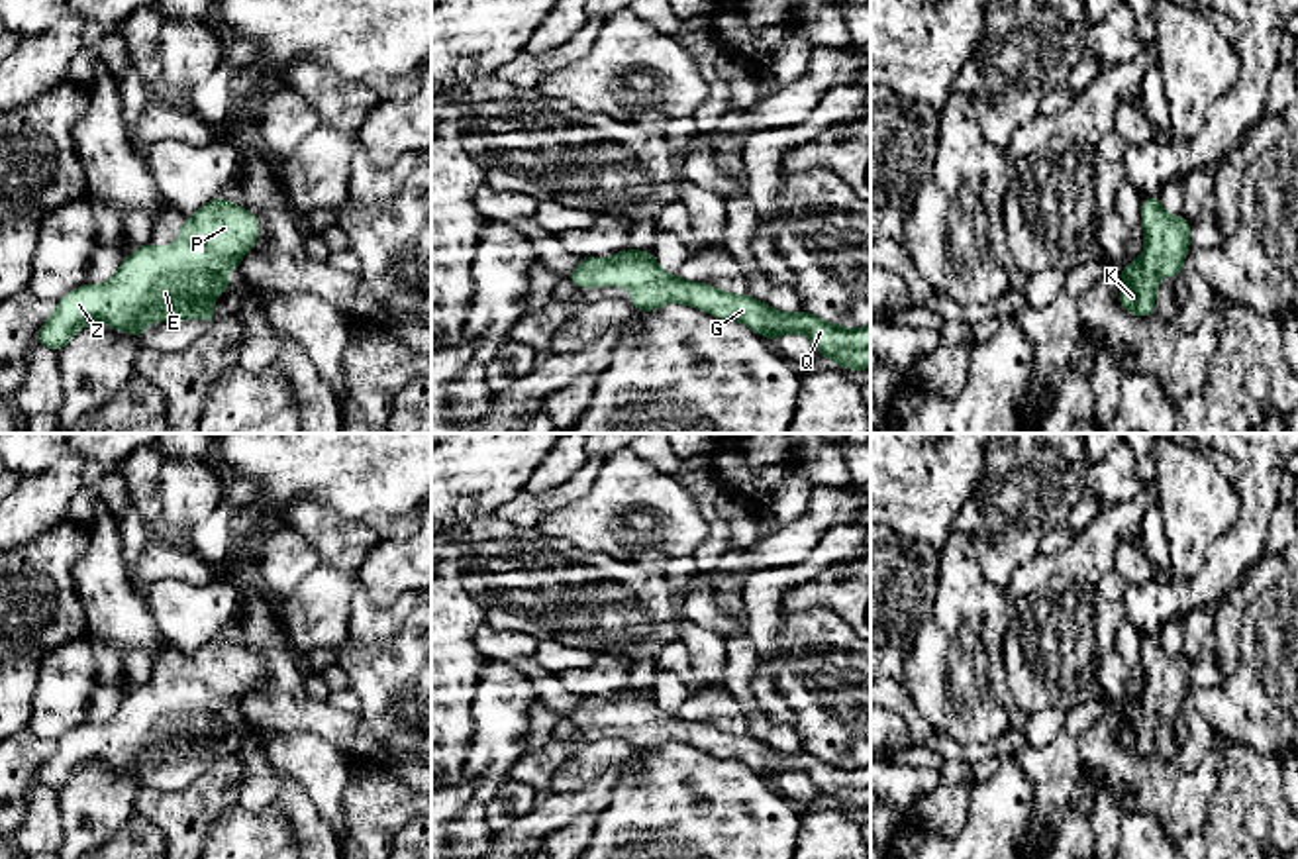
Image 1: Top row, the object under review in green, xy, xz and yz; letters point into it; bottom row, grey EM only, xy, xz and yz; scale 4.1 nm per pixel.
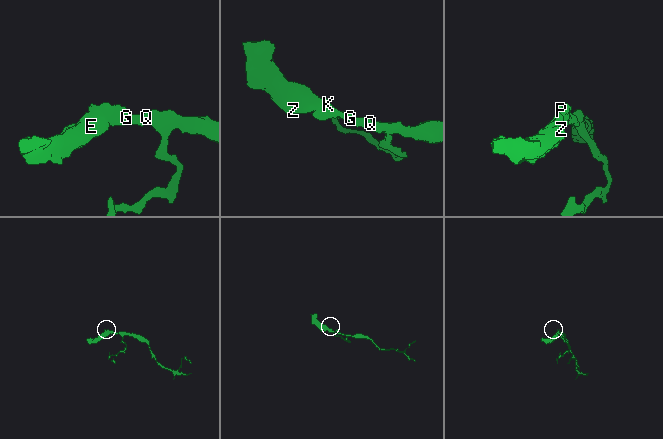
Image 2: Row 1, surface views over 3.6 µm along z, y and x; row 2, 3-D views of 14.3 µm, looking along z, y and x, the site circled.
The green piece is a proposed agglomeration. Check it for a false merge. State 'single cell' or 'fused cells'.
single cell

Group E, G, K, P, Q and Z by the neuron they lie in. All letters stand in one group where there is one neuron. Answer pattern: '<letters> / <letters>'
E G K P Q Z

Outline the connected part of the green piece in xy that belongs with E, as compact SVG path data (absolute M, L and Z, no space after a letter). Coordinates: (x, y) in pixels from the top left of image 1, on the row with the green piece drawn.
M216 196L184 218L175 245L151 241L125 257L104 284L80 284L57 302L39 328L37 345L61 351L88 322L106 322L143 341L151 322L198 318L212 324L212 298L229 292L225 271L259 239L259 218Z

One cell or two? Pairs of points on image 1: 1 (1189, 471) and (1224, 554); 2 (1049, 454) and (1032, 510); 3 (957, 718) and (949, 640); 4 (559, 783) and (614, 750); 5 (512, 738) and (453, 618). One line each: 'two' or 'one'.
1: two
2: one
3: one
4: one
5: two

